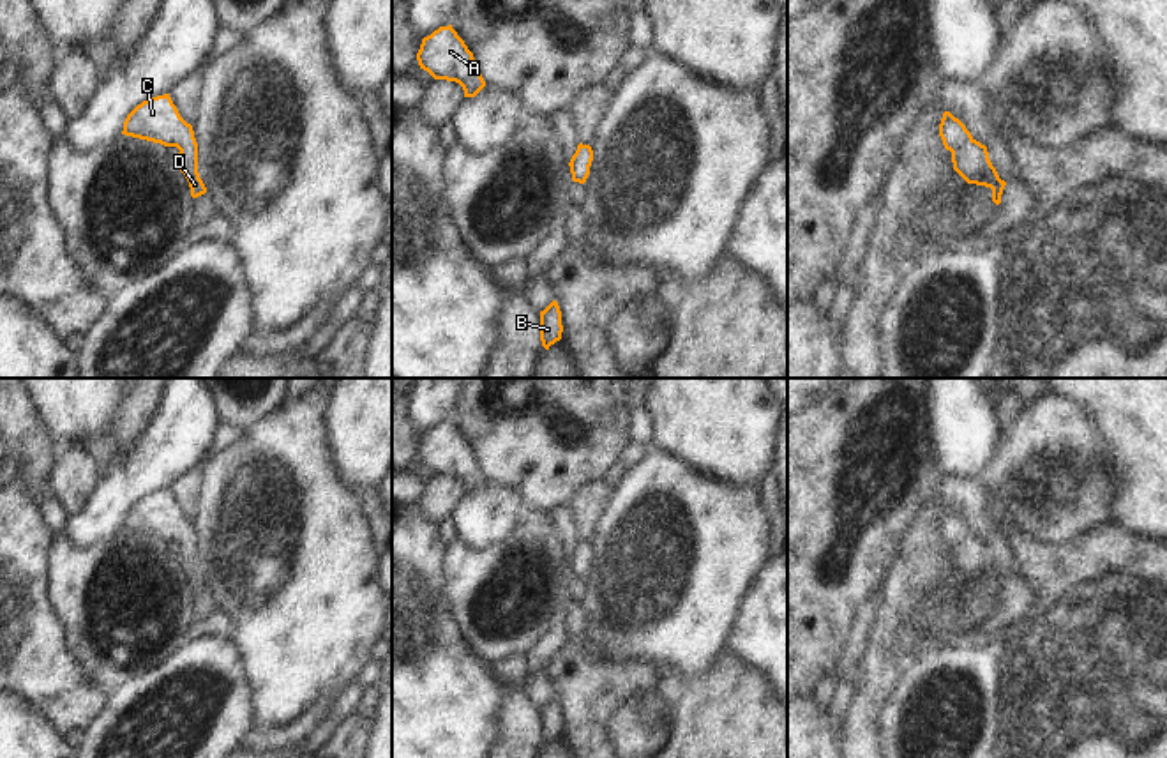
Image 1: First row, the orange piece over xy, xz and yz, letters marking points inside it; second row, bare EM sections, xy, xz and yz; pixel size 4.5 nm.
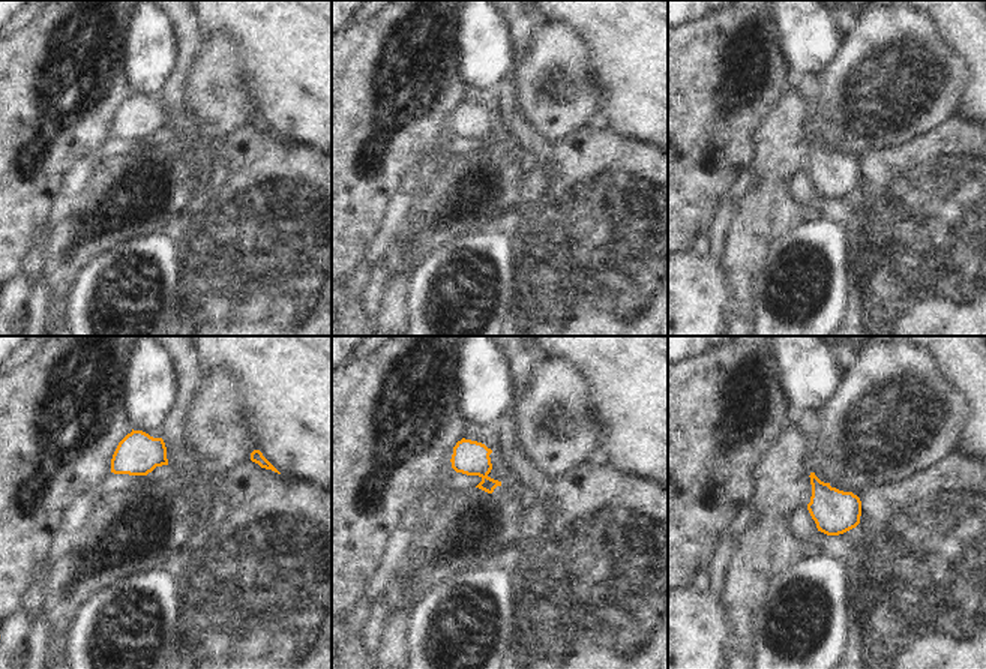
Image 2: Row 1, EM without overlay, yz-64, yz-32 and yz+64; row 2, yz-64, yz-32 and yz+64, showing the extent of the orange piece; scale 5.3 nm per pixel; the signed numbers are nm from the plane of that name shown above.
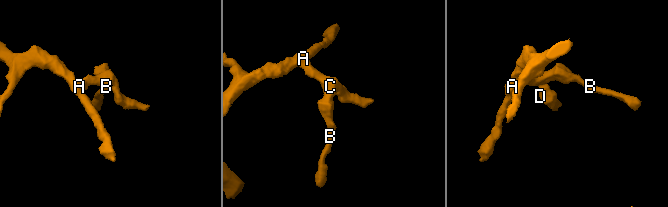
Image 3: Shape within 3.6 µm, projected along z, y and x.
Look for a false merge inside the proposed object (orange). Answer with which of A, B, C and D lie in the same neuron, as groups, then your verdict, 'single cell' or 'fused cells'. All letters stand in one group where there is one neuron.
A B C D; single cell

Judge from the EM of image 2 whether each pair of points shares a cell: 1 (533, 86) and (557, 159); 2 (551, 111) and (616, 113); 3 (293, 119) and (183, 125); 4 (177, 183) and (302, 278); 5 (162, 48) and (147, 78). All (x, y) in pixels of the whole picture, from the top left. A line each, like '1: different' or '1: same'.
1: different
2: different
3: different
4: different
5: same

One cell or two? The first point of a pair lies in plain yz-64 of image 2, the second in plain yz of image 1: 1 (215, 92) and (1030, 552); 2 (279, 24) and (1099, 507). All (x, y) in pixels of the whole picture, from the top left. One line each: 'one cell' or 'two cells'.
1: two cells
2: two cells

